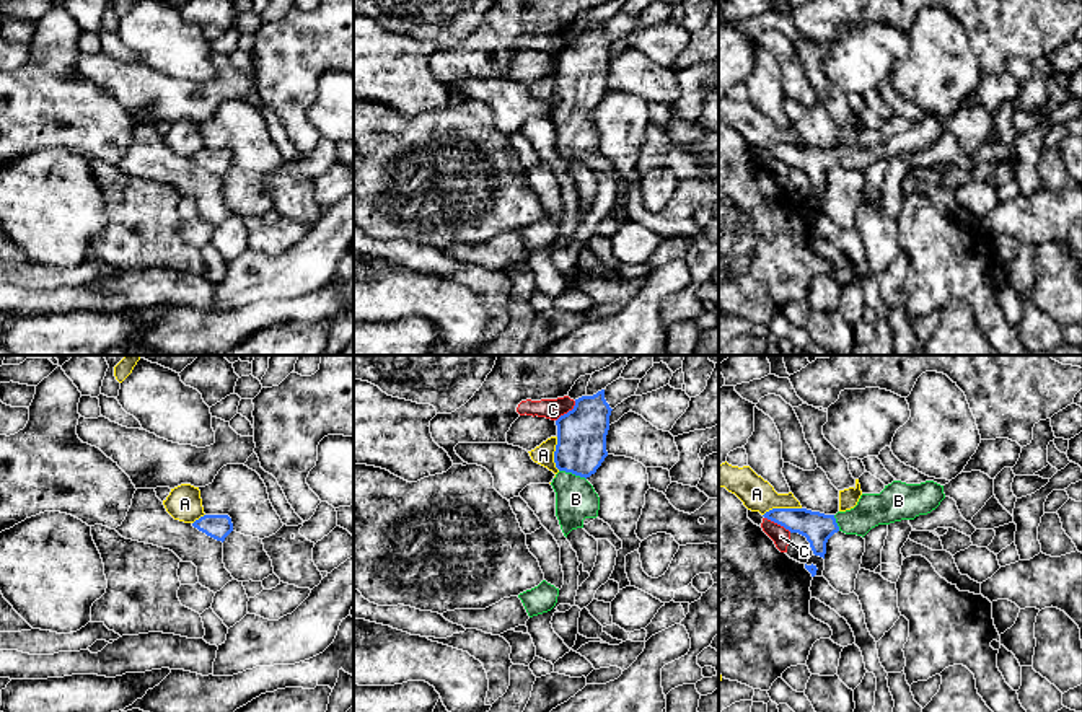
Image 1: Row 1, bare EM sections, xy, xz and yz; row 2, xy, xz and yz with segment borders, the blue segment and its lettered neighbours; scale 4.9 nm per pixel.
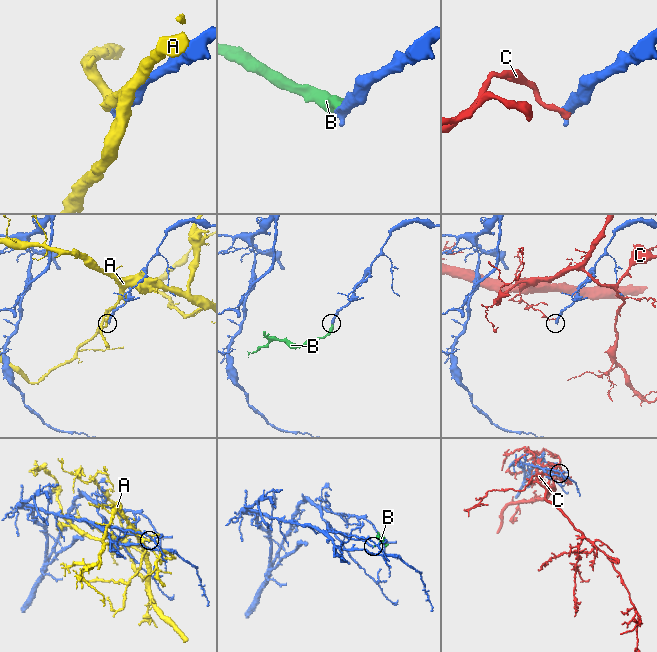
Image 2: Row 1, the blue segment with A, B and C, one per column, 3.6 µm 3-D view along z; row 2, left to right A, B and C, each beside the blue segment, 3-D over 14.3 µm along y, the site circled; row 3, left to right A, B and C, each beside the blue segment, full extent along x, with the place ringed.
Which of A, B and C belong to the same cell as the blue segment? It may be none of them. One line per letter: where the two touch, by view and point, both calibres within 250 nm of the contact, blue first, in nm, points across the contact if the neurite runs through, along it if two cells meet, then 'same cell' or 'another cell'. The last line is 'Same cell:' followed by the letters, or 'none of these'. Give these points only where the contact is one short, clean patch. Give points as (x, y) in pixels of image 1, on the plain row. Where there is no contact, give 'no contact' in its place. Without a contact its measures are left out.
A: yz (781, 144) | 150/160 nm | another cell
B: xz (572, 108) | 240/200 nm | across xz (580, 83), (572, 108), (576, 134) | same cell
C: yz (778, 158) | 150/90 nm | another cell
Same cell: B

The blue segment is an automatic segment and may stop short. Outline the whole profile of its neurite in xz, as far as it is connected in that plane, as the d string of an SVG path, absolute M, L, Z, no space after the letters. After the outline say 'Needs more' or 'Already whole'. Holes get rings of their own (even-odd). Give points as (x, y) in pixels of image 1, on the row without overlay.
M601 24L593 31L575 34L574 44L556 55L557 80L554 98L559 108L551 121L556 127L556 152L565 173L572 165L583 163L585 153L598 152L600 132L587 114L596 108L608 91L606 70L609 65L611 46L613 44L605 34L605 24Z. Needs more

